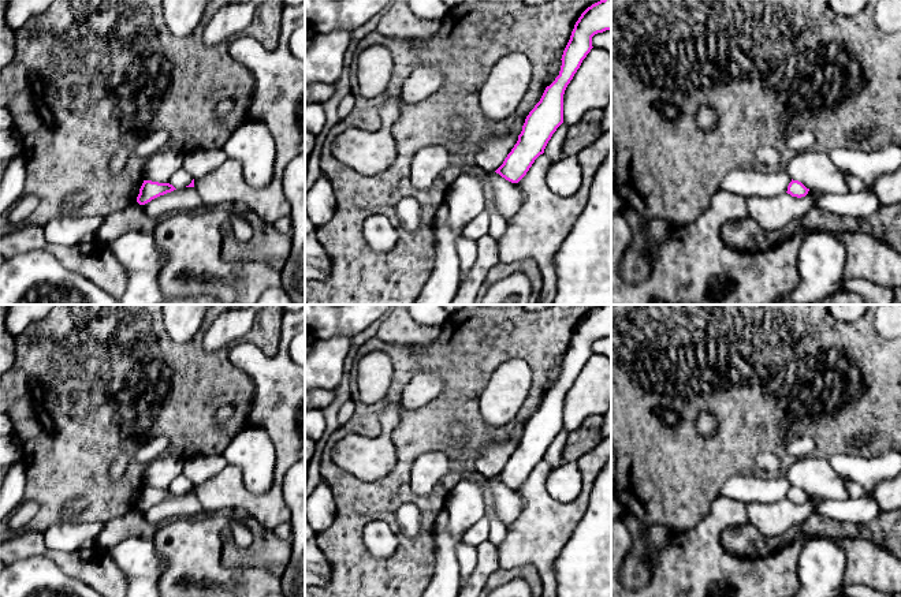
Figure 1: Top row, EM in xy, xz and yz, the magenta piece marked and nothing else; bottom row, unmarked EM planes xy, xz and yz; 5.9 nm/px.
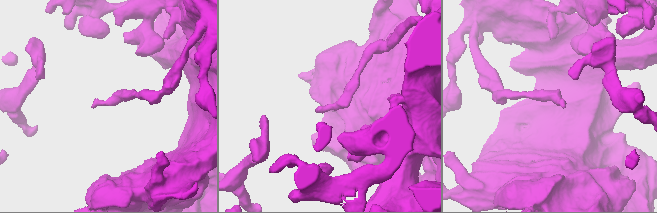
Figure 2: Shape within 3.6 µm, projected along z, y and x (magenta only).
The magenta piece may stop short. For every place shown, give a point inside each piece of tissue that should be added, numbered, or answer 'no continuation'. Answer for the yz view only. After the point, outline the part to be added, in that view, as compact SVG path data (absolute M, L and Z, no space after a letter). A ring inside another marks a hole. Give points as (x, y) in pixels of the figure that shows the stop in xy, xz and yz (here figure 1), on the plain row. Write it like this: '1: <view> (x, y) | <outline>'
no continuation

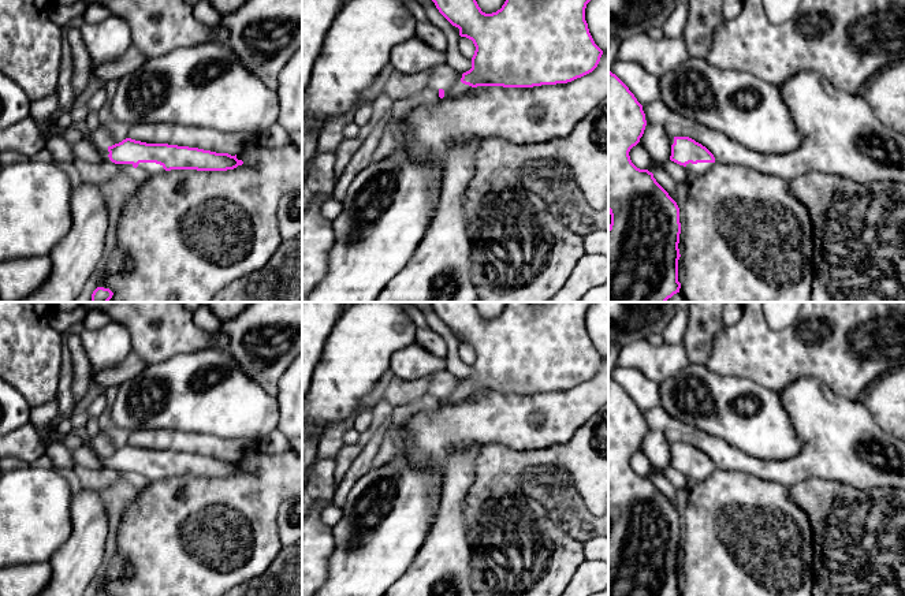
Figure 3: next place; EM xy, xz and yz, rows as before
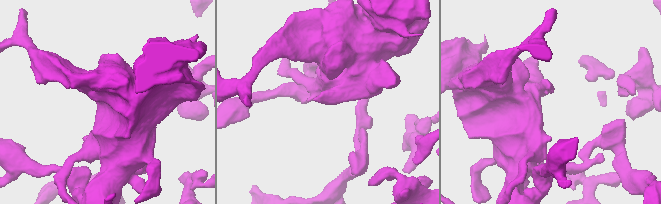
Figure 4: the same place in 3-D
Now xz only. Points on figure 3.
1: xz (457, 395) | M459 385L455 390L448 390L443 396L444 396L444 405L450 405L470 401L473 398L473 394L462 390Z

